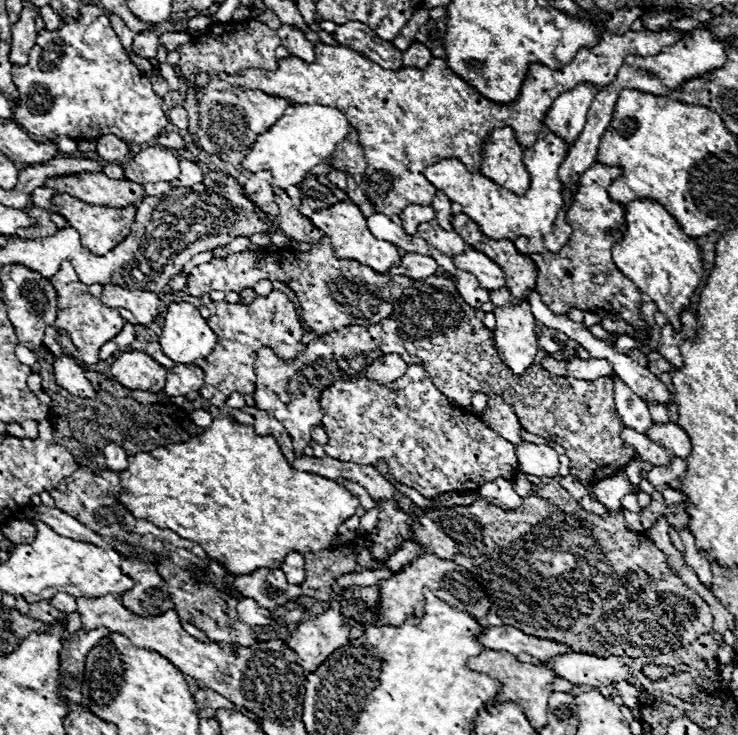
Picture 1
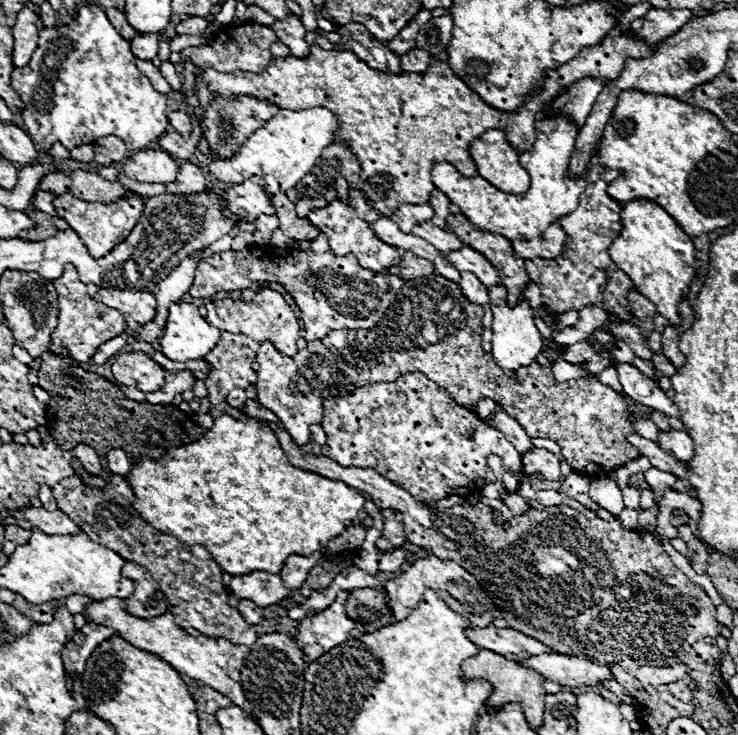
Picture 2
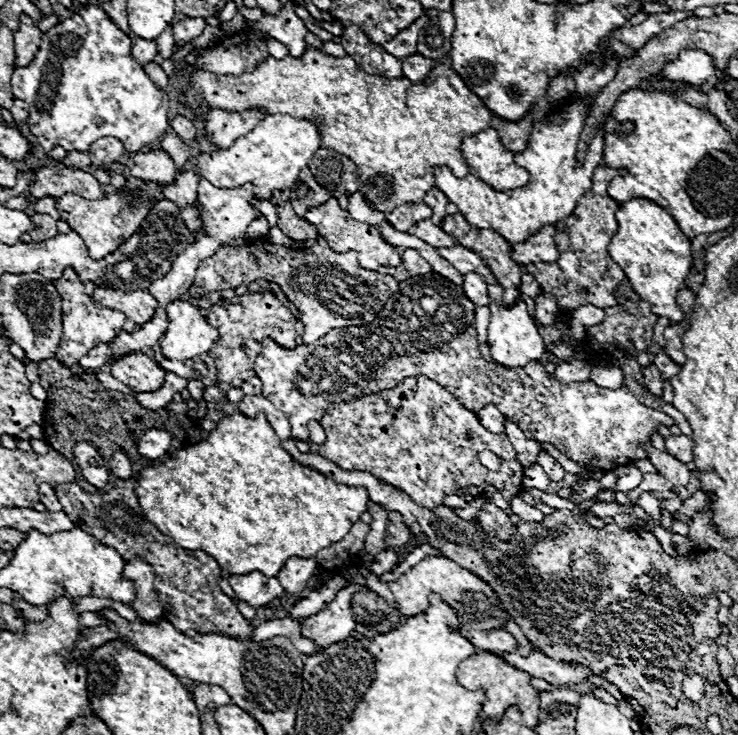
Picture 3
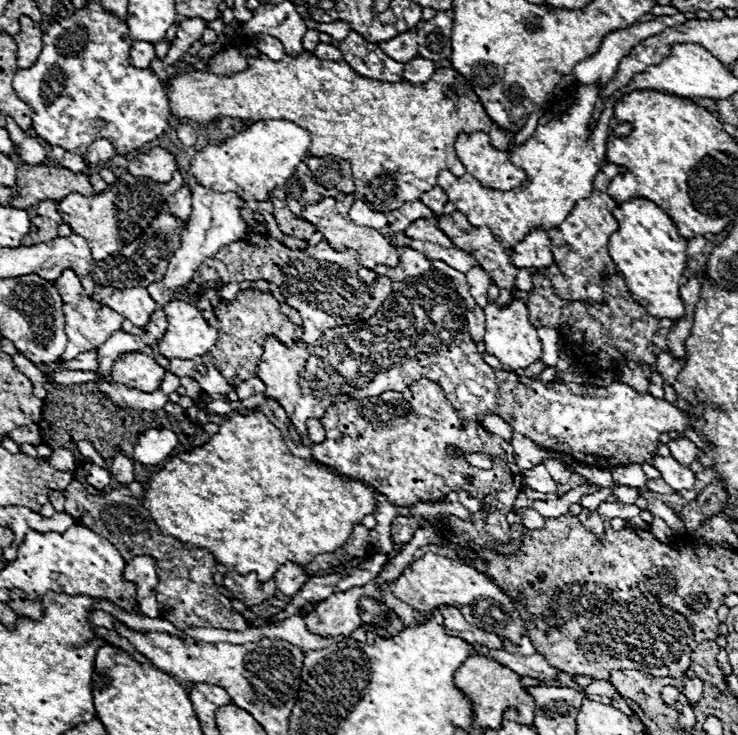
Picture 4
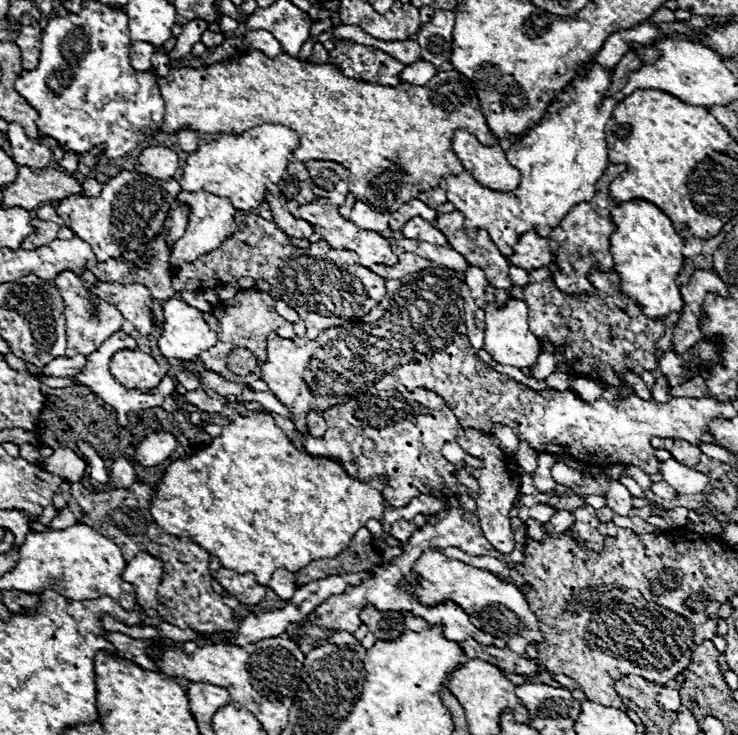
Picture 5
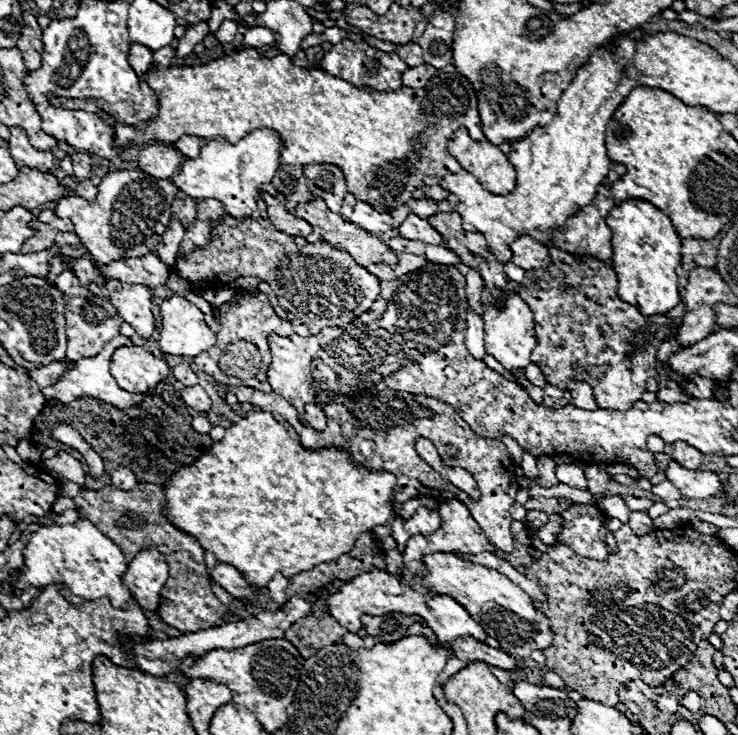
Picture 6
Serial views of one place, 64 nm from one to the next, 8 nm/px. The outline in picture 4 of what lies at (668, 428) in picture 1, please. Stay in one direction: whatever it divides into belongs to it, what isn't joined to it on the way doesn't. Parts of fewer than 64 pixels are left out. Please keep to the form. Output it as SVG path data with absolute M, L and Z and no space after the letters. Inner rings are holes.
M676 438L676 440L670 440L670 442L668 442L668 448L670 448L672 458L680 460L680 464L690 466L692 462L696 462L696 444L690 442L688 438Z

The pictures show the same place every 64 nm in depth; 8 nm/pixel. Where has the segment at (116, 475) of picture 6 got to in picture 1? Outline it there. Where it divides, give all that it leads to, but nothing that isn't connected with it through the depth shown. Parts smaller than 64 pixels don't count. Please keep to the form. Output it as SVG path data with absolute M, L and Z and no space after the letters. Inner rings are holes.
M110 442L110 444L104 446L102 454L104 454L106 466L108 466L110 470L118 470L118 472L120 472L120 470L126 470L126 466L128 466L128 456L126 456L124 448L120 448L118 444Z

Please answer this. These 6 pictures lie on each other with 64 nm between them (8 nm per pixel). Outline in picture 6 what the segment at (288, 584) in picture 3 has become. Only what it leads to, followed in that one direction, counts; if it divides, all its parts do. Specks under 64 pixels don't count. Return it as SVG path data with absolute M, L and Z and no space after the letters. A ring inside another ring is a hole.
M276 574L270 582L268 582L268 590L270 590L270 596L272 600L276 600L278 604L284 604L288 598L286 598L286 590L288 590L288 584L290 584L290 578L284 576L284 574Z

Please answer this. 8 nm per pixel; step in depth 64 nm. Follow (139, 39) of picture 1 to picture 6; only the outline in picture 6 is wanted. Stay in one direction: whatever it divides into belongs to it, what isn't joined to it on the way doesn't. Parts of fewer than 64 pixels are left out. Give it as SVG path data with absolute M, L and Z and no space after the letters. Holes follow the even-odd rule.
M132 44L130 52L128 52L128 62L132 64L134 72L140 76L140 74L148 72L152 66L152 52L148 52L148 48L144 48L144 44Z

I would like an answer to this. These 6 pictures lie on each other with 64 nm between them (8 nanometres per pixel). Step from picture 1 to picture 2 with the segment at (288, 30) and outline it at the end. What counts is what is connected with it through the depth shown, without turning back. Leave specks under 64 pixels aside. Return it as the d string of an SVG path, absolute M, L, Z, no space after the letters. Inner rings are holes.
M288 16L286 20L276 20L270 28L280 38L280 42L290 48L292 56L306 58L310 54L310 44L304 40L306 30L298 16Z

